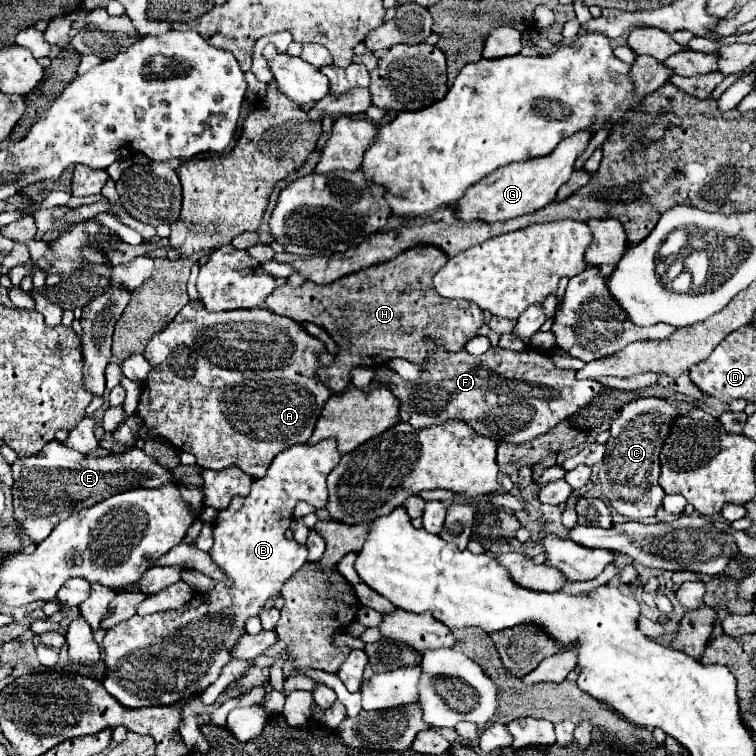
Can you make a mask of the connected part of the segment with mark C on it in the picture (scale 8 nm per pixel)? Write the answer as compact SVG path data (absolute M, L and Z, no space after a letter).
M639 397L639 399L633 399L627 405L623 405L617 419L613 419L613 423L611 423L611 429L609 429L611 437L607 441L607 457L603 459L603 465L601 465L601 471L599 471L599 485L605 493L605 497L609 499L609 503L621 515L625 515L633 521L653 517L657 507L661 505L661 501L665 497L661 485L657 483L657 479L659 479L659 453L661 453L661 447L663 447L663 443L665 443L665 439L671 431L671 425L677 417L681 417L681 411L673 403L669 403L669 399Z

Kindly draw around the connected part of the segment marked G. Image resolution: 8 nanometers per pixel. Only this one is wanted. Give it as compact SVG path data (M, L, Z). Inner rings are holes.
M577 133L575 137L567 137L555 153L535 159L535 161L521 161L515 165L507 165L503 169L497 169L495 173L483 177L479 183L469 187L463 197L455 203L455 213L461 221L485 221L485 223L495 223L495 221L507 221L519 215L535 213L549 205L555 199L557 189L571 177L575 159L579 153L585 151L589 145L591 133Z

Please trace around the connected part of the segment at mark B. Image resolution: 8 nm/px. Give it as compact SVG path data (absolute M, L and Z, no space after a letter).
M323 439L315 445L293 445L291 449L279 453L269 467L269 473L263 479L255 479L251 485L251 493L247 497L235 497L227 509L223 509L213 523L213 547L209 551L211 559L227 573L231 579L231 587L223 583L215 583L215 589L203 593L211 597L207 605L199 605L195 609L179 611L163 611L147 617L133 615L129 621L123 621L111 627L103 641L103 663L105 663L105 679L103 687L111 697L115 697L123 707L139 709L149 705L171 705L175 701L193 697L207 689L217 681L221 669L229 663L227 649L235 645L235 637L245 633L245 621L249 615L259 615L261 607L267 599L281 593L281 587L293 573L307 561L307 547L297 545L295 541L287 541L285 531L289 529L293 509L299 501L307 501L309 505L321 509L327 503L327 475L339 463L341 455L337 451L335 439Z

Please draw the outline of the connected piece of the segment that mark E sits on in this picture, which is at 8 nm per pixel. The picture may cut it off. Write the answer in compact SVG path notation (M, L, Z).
M49 441L37 455L19 457L13 463L13 507L15 519L29 533L35 543L41 543L49 537L53 527L67 519L73 509L87 509L111 495L147 487L157 489L169 483L175 483L171 471L161 467L157 459L149 457L143 449L129 449L123 455L81 455L73 449L67 449L59 441Z

